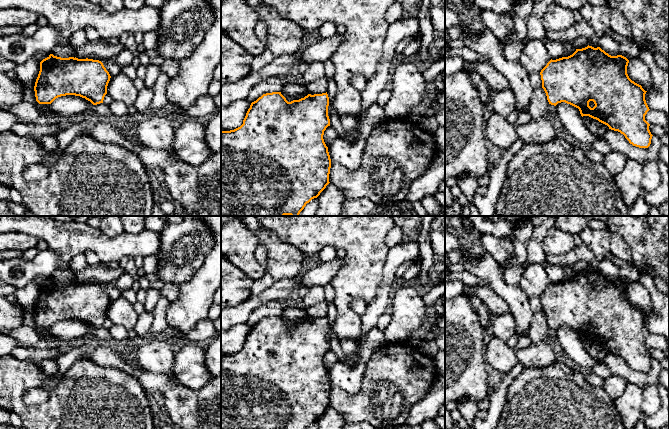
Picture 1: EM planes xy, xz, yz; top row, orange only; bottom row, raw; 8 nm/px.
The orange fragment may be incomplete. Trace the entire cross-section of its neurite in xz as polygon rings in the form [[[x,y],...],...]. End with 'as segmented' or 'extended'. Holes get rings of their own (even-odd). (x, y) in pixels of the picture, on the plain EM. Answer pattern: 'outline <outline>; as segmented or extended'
outline [[[281,316],[263,318],[252,326],[243,348],[230,355],[221,355],[221,429],[306,429],[317,422],[329,406],[331,383],[323,359],[330,350],[328,340],[329,321],[327,316],[322,318],[308,318],[299,324],[288,326]]]; as segmented

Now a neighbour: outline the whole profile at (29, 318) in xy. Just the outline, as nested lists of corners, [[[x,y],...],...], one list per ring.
[[[26,311],[26,313],[24,315],[24,322],[23,323],[25,325],[33,328],[40,336],[51,335],[50,328],[39,328],[36,325],[34,312]]]

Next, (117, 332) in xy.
[[[113,324],[109,329],[109,333],[113,340],[125,340],[128,338],[128,330],[121,325]]]

